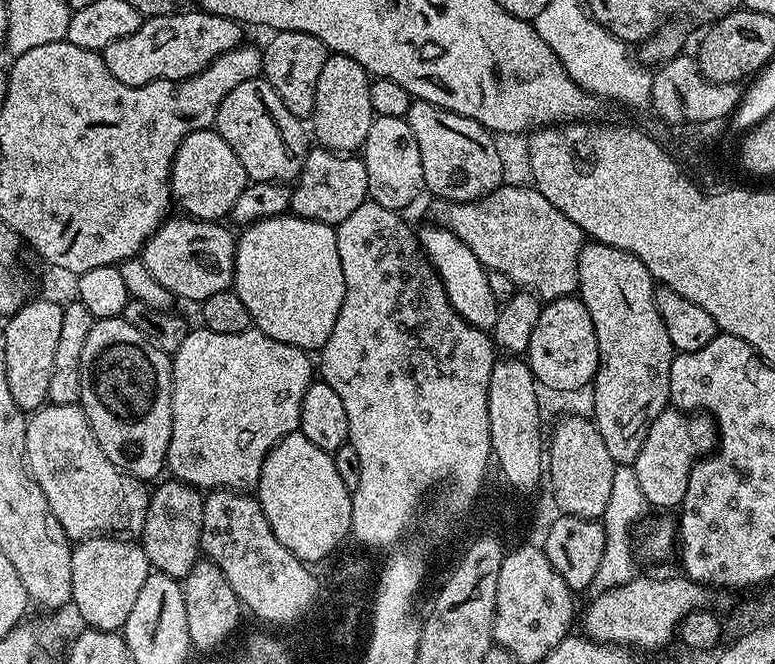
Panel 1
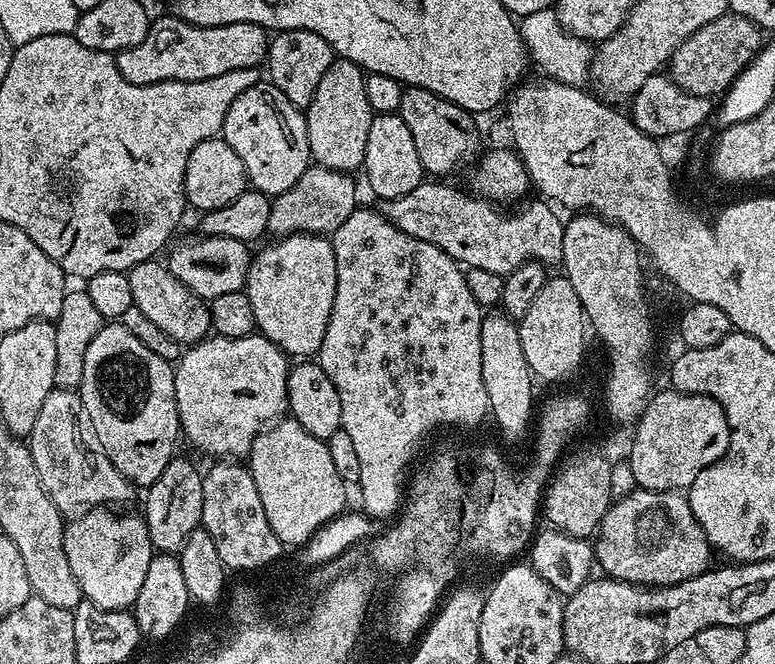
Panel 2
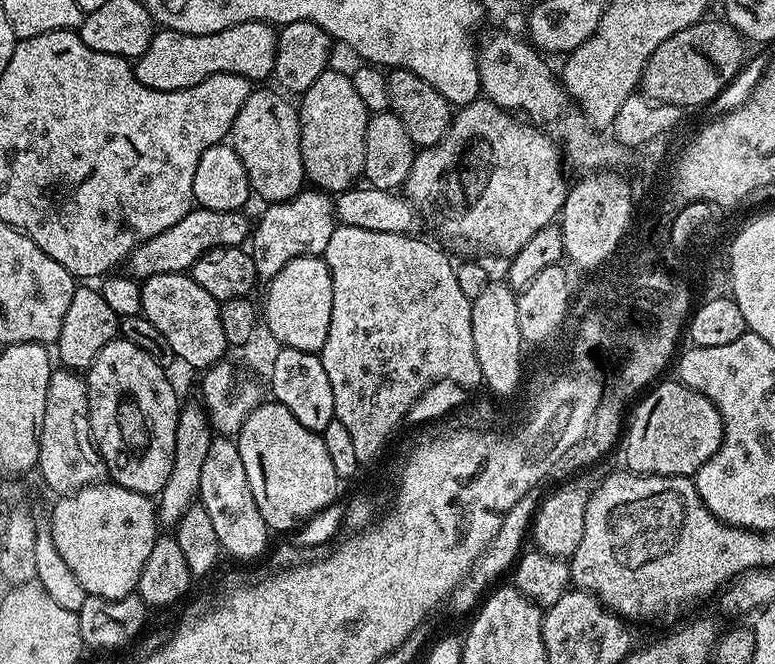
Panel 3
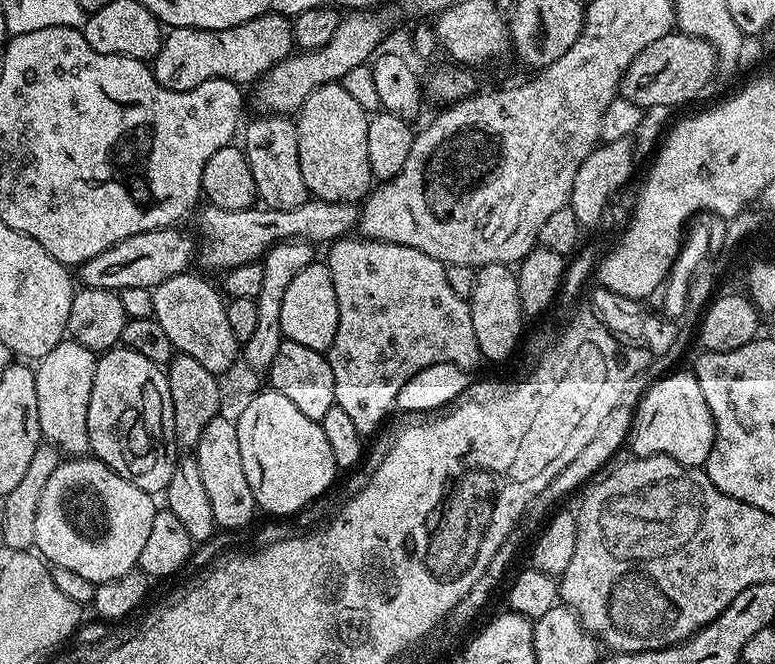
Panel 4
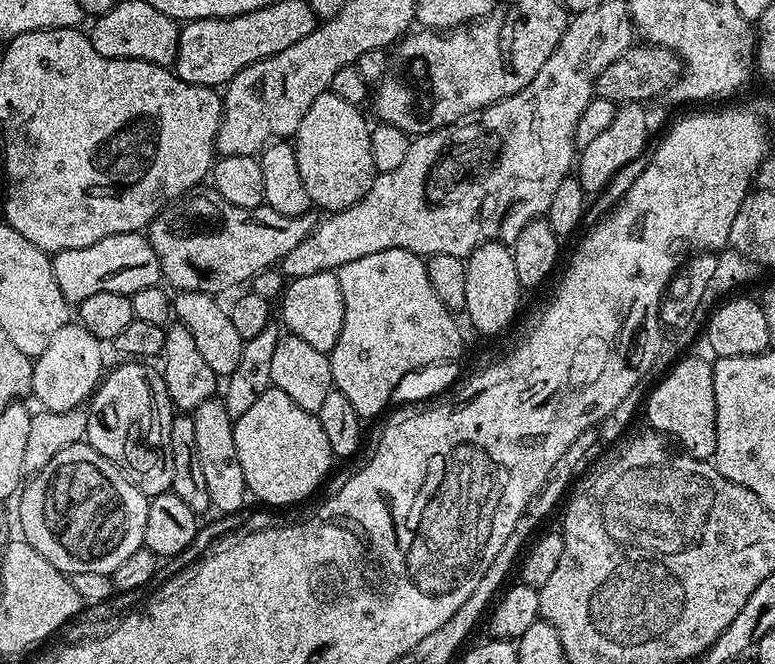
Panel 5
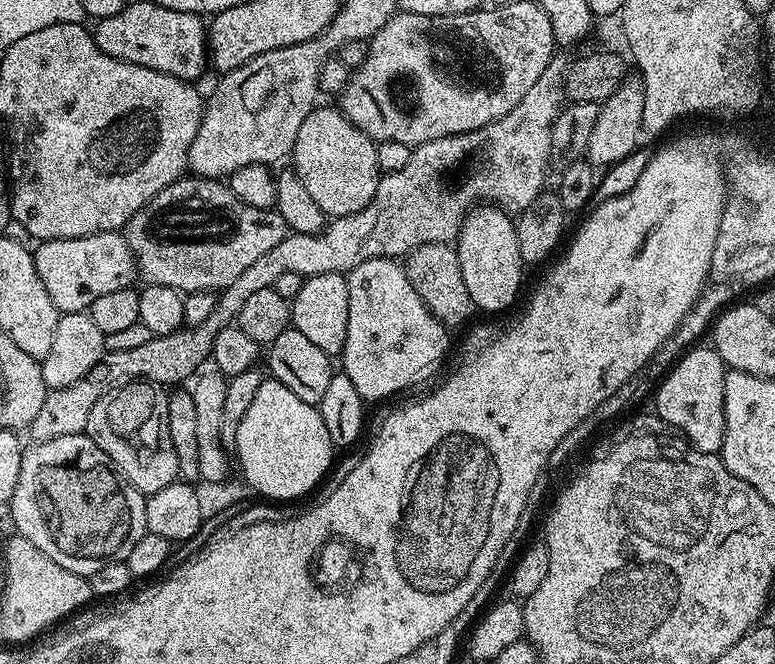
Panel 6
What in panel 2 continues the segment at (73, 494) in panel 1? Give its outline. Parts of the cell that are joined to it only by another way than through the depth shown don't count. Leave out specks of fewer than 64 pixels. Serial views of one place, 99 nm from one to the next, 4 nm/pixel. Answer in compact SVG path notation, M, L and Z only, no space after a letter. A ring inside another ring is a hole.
M55 387L50 394L46 394L46 402L42 402L42 410L38 410L34 430L26 437L26 443L46 494L65 517L72 518L93 508L120 506L116 504L126 503L134 492L131 482L124 479L114 462L110 462L110 458L106 458L106 454L100 449L94 426L90 422L90 414L86 414L86 406L79 391Z

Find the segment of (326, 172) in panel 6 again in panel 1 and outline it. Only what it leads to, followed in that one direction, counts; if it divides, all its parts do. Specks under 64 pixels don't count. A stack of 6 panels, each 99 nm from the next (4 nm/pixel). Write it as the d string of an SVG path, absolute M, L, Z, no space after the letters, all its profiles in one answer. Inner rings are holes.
M329 54L322 74L318 74L318 90L314 94L314 110L310 117L311 131L321 145L341 154L352 154L363 149L366 134L374 113L370 106L370 77L367 70L354 58Z

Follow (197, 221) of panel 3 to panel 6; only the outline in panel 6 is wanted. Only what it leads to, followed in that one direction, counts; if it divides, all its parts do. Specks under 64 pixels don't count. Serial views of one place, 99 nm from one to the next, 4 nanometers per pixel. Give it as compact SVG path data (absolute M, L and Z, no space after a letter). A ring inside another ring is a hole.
M119 231L99 232L82 238L62 238L37 243L34 248L38 278L50 294L56 309L66 312L87 312L102 294L133 287L138 280L136 259L127 240Z

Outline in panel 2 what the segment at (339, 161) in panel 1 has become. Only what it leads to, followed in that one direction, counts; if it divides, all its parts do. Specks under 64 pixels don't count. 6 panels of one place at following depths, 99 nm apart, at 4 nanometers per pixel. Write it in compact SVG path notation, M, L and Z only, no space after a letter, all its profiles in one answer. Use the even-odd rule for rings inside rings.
M319 166L308 167L306 174L302 174L290 190L272 200L268 232L276 238L296 236L299 232L307 236L331 237L358 207L356 184L352 179L346 172Z

